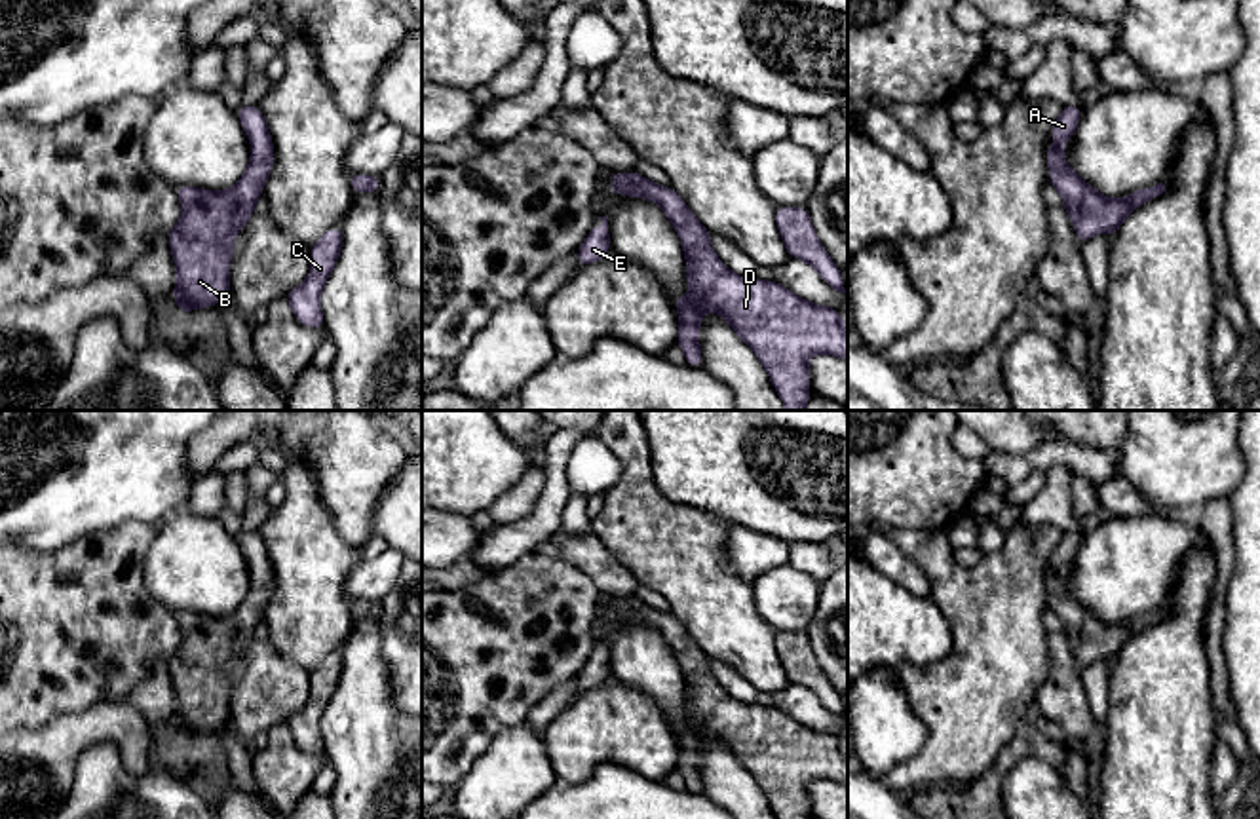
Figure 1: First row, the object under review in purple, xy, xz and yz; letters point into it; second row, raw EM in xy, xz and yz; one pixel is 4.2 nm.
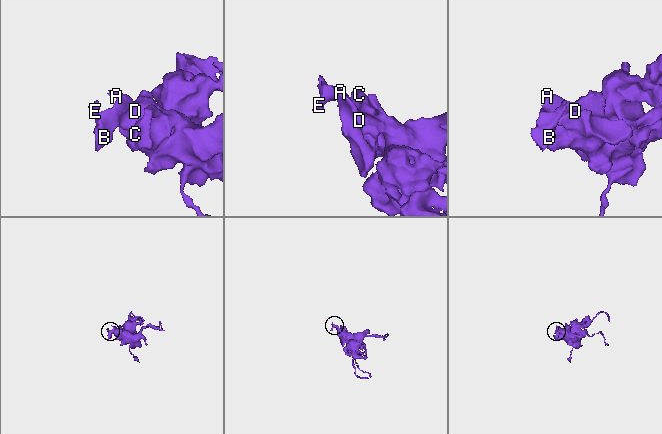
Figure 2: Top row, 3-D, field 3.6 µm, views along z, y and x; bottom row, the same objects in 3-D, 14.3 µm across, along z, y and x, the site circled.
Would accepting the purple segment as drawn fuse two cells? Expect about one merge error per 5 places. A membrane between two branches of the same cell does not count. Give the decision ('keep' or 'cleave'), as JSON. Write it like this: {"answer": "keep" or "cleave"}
{"answer": "keep"}

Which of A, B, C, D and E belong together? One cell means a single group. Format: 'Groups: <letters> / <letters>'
Groups: A B C D E

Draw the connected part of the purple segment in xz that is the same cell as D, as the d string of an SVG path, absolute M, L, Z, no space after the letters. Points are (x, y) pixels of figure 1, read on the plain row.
M614 597L616 621L635 621L658 629L669 642L686 680L688 722L671 722L680 756L677 770L686 790L701 794L701 737L722 741L754 777L777 819L810 819L808 785L819 779L848 787L848 752L838 735L808 728L779 707L747 705L734 699L713 676L711 657L684 625L637 597Z

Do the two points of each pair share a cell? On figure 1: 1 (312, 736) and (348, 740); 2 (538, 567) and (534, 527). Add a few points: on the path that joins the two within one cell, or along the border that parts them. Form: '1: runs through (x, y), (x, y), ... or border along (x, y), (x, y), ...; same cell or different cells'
1: border along (333, 694), (320, 723), (325, 762); different cells
2: border along (533, 550), (500, 569), (491, 569); different cells

